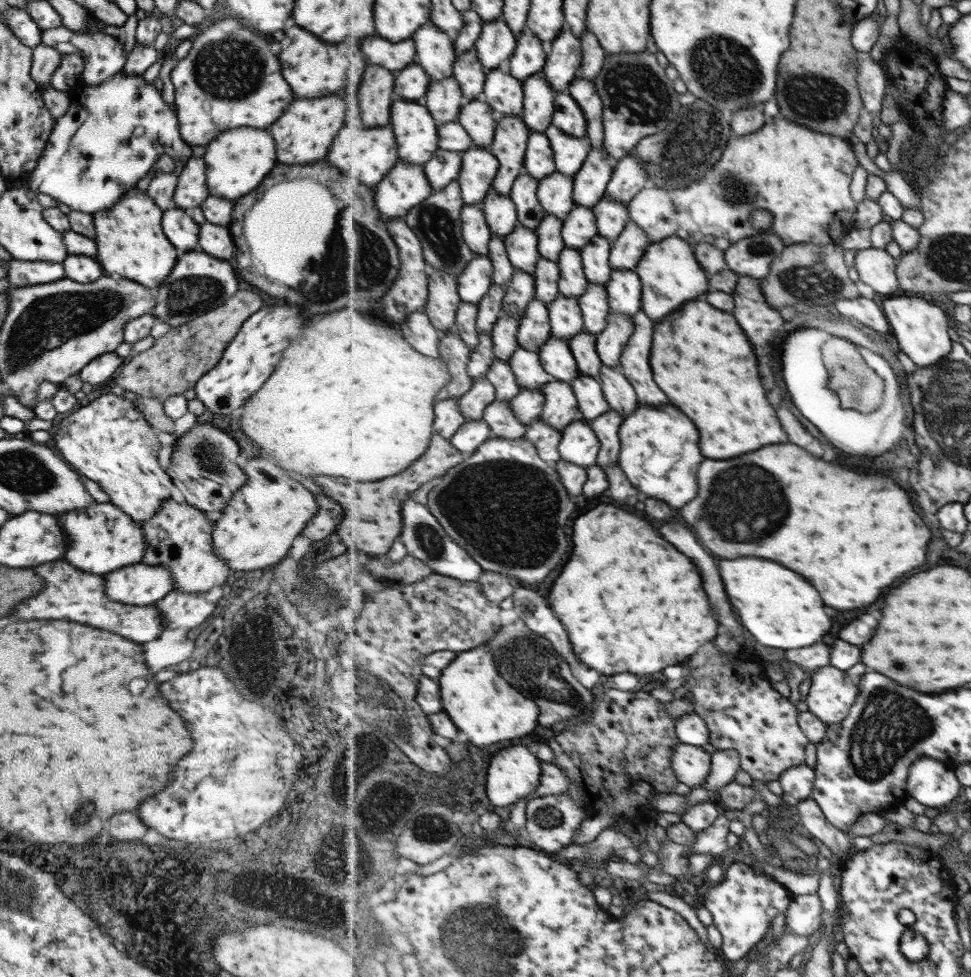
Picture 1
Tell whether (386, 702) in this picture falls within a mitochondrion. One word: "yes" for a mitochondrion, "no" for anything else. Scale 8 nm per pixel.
yes

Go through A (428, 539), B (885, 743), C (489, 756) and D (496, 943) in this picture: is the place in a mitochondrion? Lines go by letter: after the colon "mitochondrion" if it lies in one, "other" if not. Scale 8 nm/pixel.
A: mitochondrion
B: mitochondrion
C: other
D: mitochondrion

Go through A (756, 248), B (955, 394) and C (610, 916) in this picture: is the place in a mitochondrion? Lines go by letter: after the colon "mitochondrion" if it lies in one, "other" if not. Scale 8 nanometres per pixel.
A: mitochondrion
B: mitochondrion
C: other

